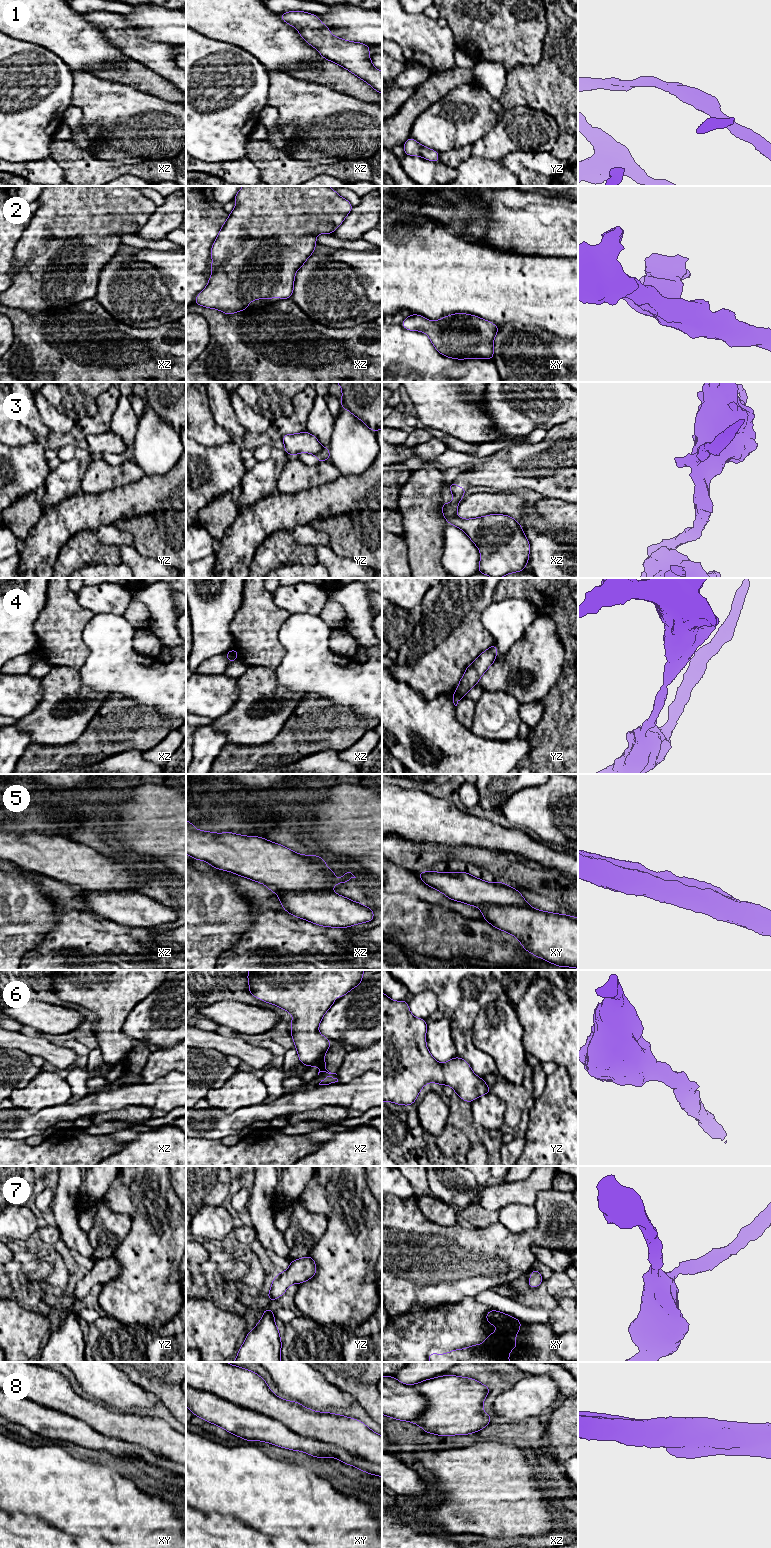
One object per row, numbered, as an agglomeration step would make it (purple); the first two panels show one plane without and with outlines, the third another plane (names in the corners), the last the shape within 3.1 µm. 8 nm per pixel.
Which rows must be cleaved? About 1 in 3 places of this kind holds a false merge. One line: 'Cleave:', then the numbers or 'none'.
Cleave: 3, 4

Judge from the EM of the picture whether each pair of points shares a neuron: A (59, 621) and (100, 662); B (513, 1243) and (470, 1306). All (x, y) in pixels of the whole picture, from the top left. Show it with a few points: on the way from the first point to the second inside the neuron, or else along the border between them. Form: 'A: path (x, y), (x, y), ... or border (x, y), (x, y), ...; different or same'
A: border (85, 628), (82, 639), (89, 655), (79, 670); different
B: border (473, 1296), (467, 1296), (450, 1303); different

